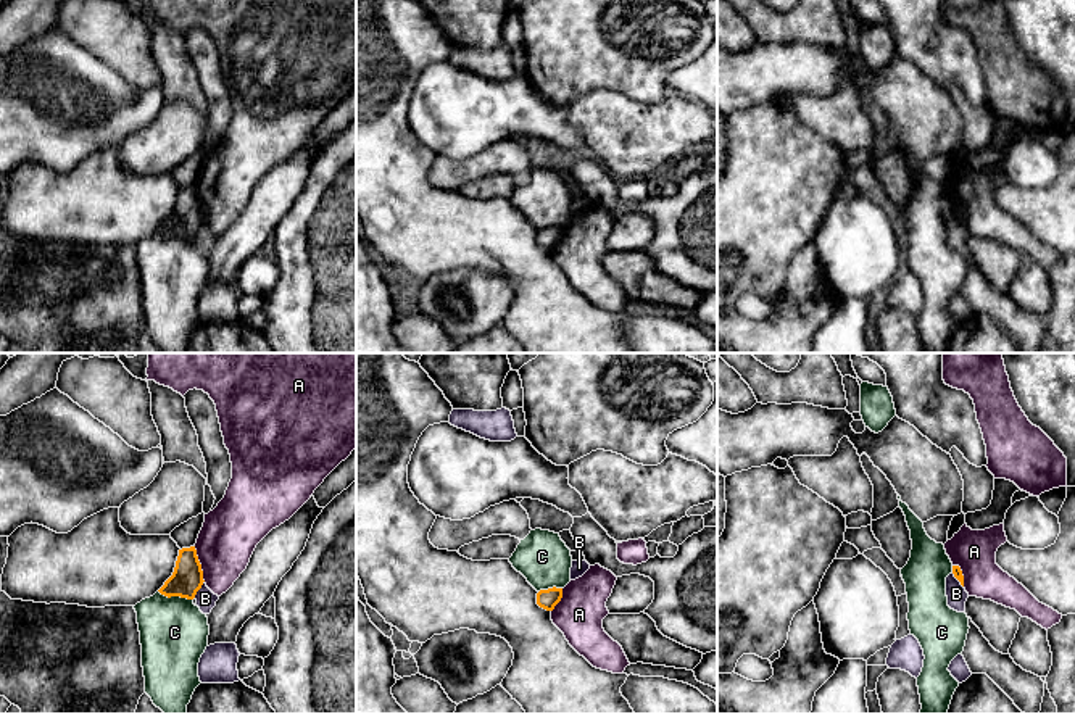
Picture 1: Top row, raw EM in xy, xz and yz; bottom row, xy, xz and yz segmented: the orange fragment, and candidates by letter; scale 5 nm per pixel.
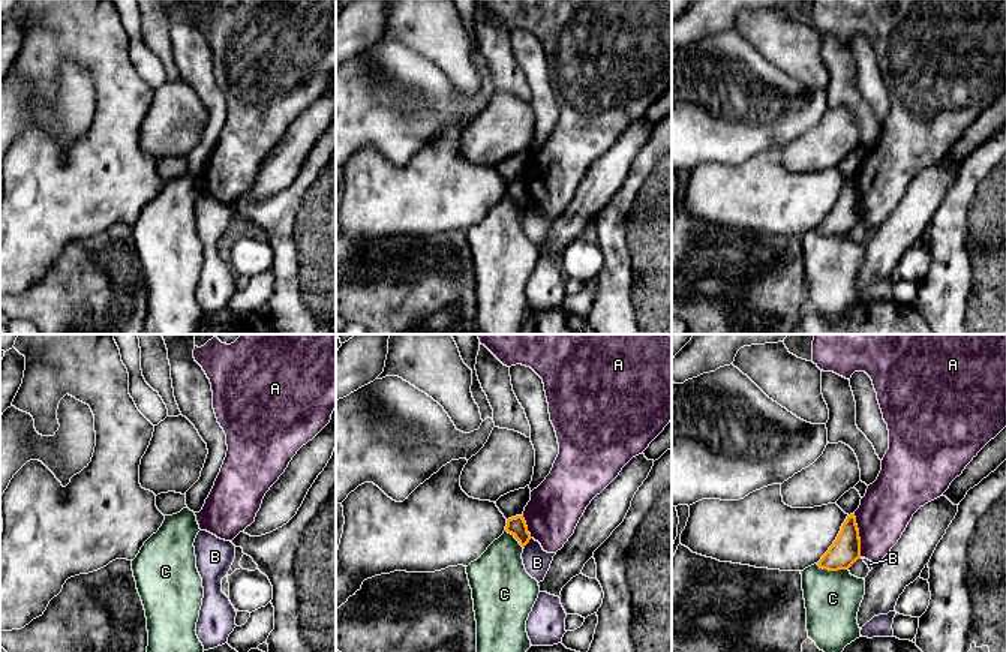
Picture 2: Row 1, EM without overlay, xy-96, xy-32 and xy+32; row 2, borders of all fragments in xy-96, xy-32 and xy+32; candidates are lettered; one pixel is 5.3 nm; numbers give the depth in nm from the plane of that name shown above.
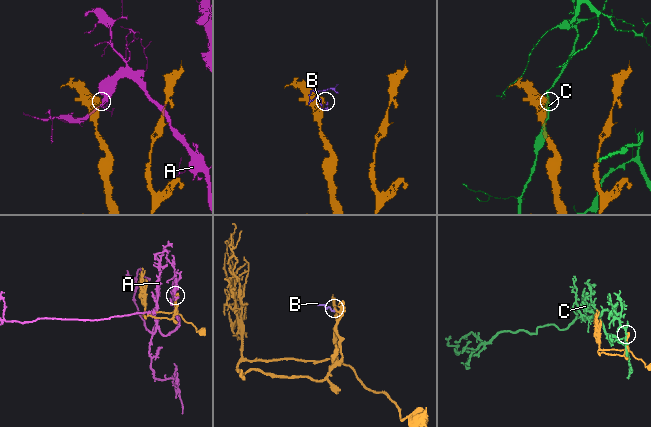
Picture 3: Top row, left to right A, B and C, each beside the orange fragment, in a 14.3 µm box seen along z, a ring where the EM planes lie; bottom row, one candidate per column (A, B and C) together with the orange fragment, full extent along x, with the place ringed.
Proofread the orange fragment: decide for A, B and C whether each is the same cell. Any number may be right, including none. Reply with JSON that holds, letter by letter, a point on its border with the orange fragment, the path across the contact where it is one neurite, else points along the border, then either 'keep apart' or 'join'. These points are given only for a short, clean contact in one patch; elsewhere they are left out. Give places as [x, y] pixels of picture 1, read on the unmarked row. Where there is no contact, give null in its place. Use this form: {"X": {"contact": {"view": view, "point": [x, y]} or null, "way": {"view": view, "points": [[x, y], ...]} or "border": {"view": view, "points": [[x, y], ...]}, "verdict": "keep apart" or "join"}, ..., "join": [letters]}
{"A": {"contact": {"view": "xy", "point": [200, 203]}, "verdict": "keep apart"}, "B": {"contact": {"view": "xy", "point": [200, 226]}, "border": {"view": "xy", "points": [[203, 220], [194, 236]]}, "verdict": "keep apart"}, "C": {"contact": {"view": "xy", "point": [176, 234]}, "verdict": "keep apart"}, "join": []}

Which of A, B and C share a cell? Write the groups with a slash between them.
A / B / C

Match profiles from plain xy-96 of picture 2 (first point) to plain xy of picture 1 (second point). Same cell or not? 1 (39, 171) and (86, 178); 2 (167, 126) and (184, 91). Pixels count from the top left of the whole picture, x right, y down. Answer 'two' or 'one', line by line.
1: one
2: two

